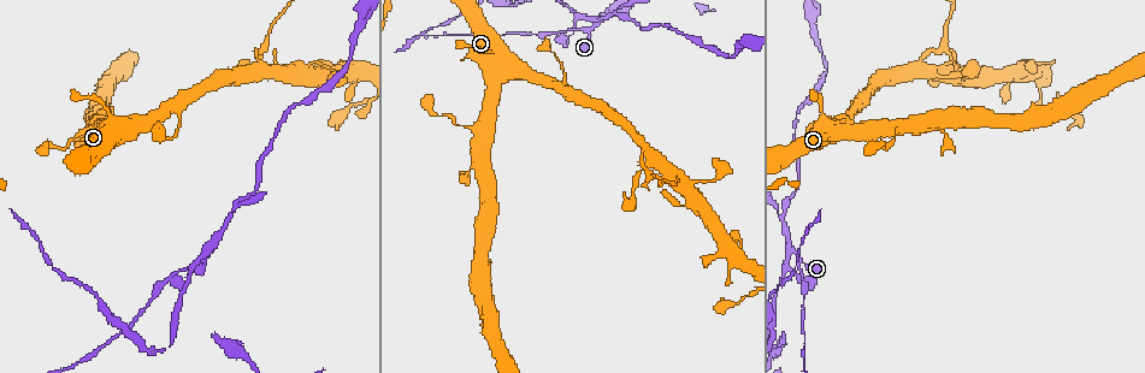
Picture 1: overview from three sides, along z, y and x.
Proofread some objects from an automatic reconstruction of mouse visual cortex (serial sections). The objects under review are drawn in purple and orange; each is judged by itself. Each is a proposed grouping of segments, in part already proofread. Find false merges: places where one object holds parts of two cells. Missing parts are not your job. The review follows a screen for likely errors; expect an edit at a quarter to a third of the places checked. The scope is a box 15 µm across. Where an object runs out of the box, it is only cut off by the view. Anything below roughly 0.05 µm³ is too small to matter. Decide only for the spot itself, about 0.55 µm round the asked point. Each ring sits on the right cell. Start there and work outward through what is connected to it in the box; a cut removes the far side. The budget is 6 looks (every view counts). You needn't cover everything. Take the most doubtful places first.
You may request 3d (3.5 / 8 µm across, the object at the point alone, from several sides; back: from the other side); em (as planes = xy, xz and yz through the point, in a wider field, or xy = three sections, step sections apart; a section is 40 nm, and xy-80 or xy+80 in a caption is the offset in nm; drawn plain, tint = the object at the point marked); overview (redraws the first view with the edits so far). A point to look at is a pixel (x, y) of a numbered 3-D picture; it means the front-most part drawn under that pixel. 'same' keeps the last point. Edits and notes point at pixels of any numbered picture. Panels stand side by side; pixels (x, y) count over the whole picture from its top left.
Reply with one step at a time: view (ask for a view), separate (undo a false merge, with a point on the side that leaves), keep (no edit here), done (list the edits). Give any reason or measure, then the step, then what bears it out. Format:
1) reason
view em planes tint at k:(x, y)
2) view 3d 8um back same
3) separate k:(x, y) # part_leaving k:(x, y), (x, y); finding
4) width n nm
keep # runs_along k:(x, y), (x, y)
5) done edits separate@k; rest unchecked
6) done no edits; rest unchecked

a fork
view 3d 3.5um at 1:(210, 249)

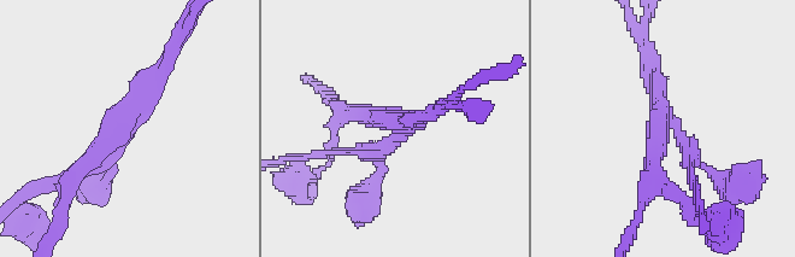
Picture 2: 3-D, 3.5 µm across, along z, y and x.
arms 3; arm_widths 150, 200, 250 nm; shape alone is not enough
view em xy step 1 tint at 2:(398, 139)

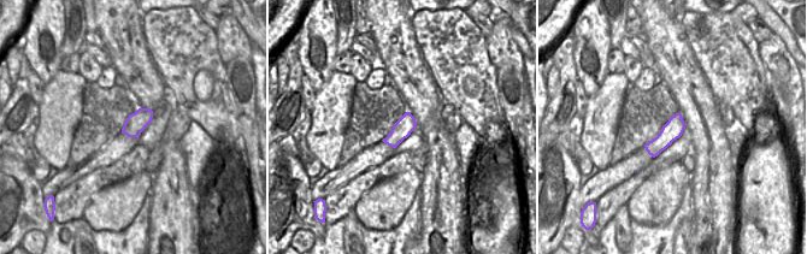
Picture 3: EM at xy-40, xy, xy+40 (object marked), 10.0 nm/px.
cut it another way
view em planes tint same

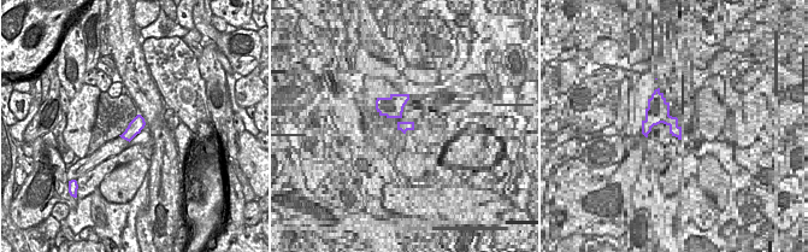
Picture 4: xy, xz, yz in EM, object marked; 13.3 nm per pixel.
separate 2:(46, 229) # part_leaving 2:(133, 117), (136, 99), (188, 24); two cells meet here

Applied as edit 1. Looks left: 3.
sudden change in width
view 3d 3.5um at 1:(495, 56)

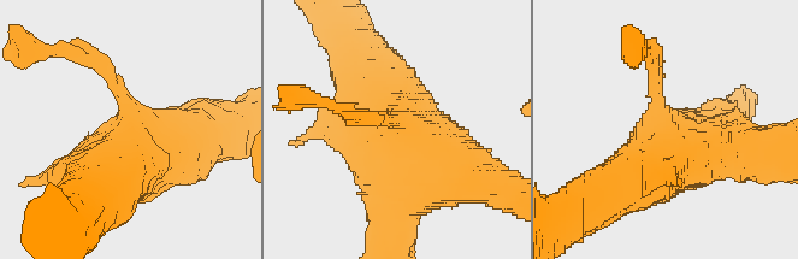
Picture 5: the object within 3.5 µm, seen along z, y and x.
view em planes tint at 5:(403, 126)

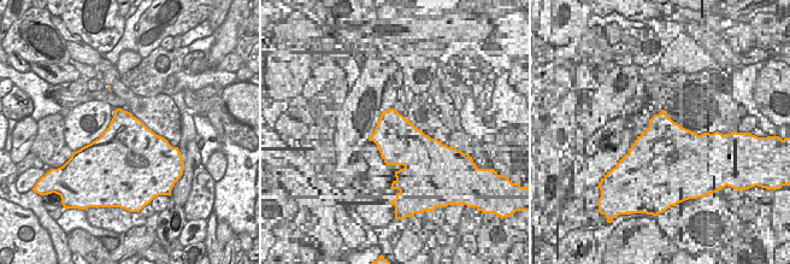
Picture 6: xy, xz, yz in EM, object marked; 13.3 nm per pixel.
cut it another way
view em xy step 2 tint same

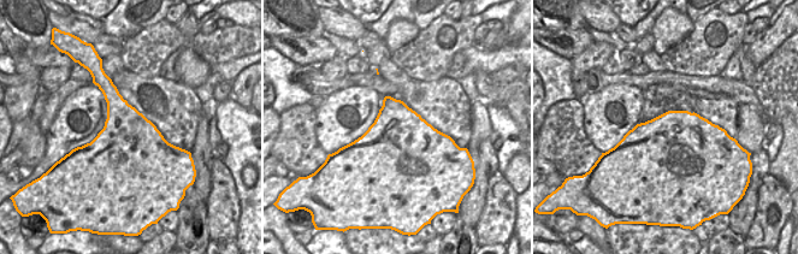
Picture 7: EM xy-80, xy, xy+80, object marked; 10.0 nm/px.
width 800 nm
keep # runs_along 5:(356, 98), (420, 147), (394, 224); all the same cell

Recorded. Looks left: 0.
done edits separate@2; rest unchecked

